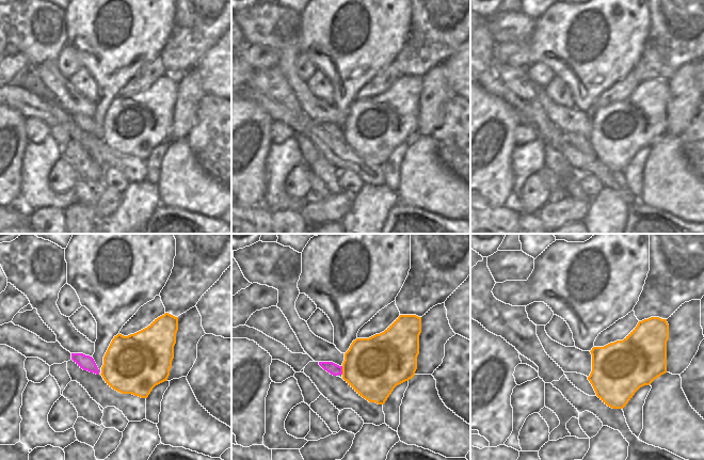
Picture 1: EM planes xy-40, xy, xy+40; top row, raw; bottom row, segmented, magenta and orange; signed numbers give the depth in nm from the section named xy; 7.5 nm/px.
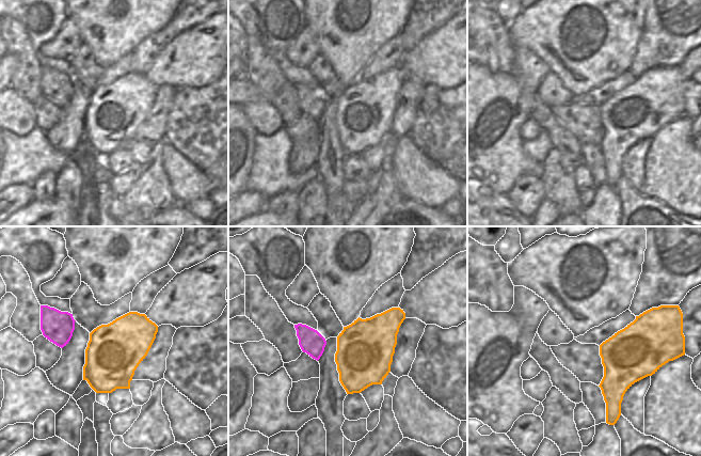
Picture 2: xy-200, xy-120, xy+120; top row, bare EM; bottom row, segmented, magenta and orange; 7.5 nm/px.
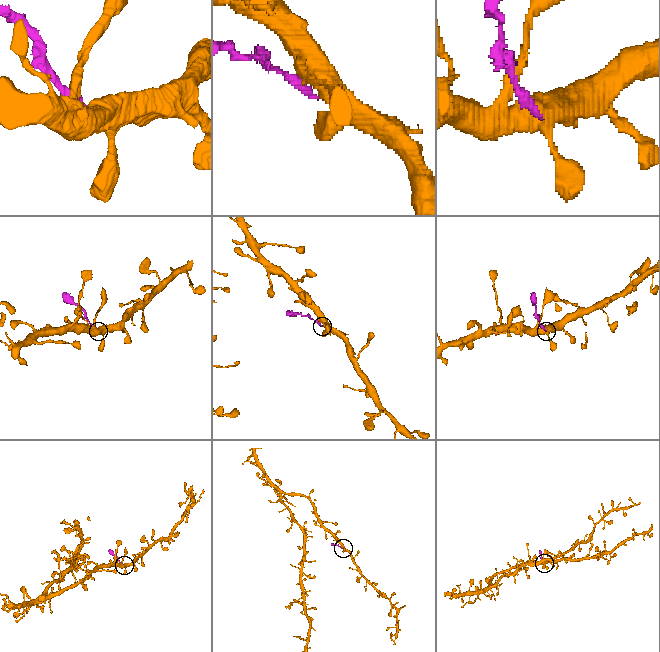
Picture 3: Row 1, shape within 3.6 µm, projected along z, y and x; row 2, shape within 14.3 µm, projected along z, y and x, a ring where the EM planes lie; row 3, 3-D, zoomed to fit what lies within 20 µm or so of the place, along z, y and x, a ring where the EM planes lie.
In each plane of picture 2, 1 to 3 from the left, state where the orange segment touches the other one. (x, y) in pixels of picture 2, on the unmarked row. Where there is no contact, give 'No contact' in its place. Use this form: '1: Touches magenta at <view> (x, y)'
1: No contact
2: No contact
3: No contact

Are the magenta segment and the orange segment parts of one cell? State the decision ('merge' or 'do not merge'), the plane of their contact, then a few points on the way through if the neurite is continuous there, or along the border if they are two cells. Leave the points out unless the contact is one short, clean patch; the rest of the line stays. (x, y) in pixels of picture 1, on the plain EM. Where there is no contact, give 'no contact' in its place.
do not merge; contact in xy; border xy (341, 127), (342, 135)

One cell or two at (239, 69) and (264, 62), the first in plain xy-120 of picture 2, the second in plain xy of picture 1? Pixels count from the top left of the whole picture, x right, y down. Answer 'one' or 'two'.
one

